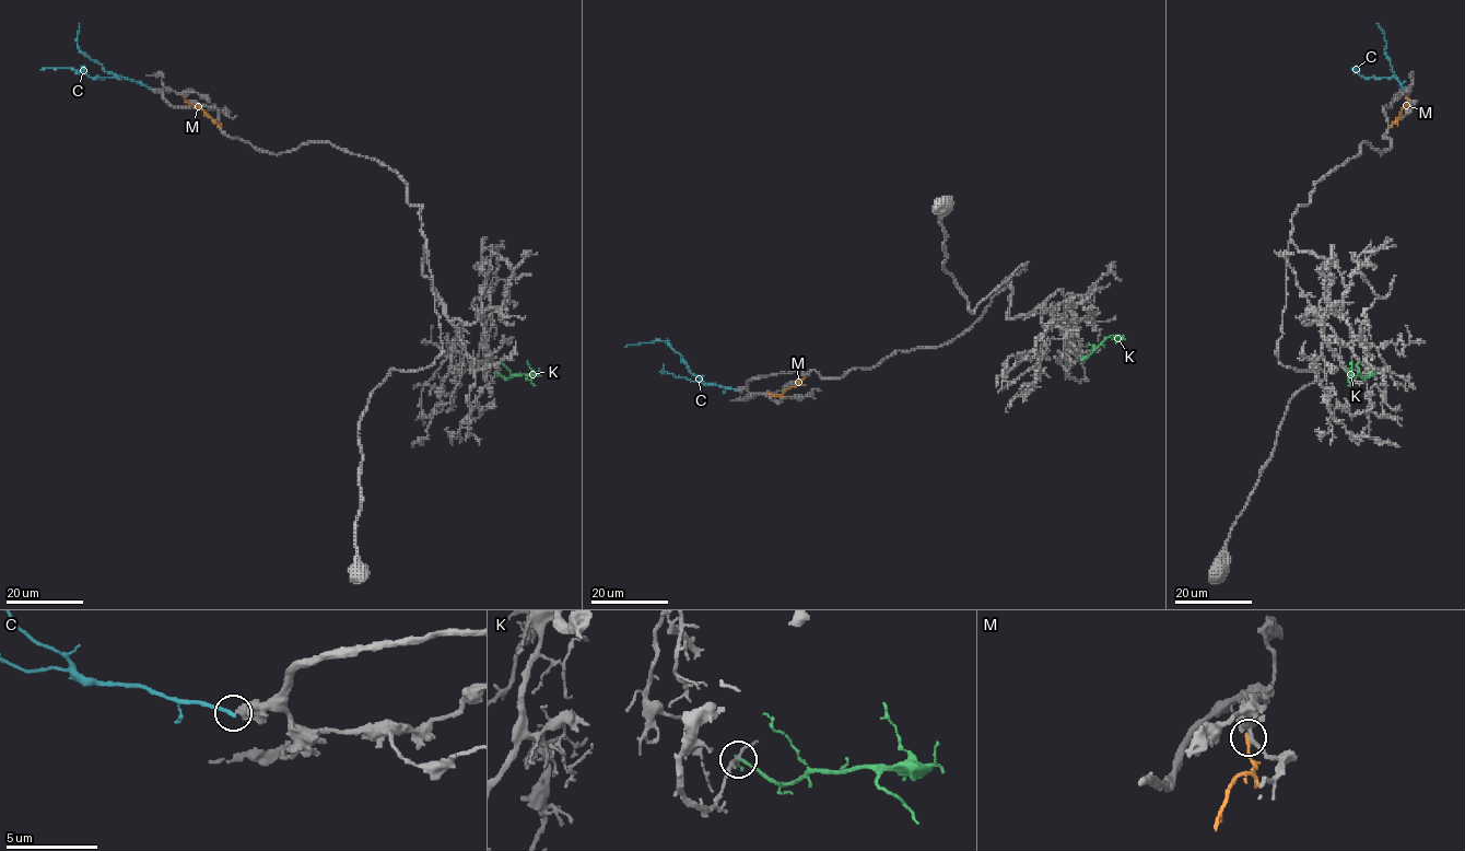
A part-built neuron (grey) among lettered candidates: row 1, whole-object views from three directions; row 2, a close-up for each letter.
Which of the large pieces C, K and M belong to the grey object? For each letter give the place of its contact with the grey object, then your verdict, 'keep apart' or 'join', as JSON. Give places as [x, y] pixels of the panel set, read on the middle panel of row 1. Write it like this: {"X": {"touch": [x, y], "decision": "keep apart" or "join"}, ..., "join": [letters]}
{"C": {"touch": [736, 389], "decision": "keep apart"}, "K": {"touch": [1081, 359], "decision": "keep apart"}, "M": {"touch": [769, 394], "decision": "keep apart"}, "join": []}

